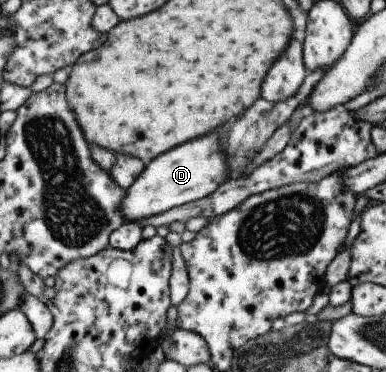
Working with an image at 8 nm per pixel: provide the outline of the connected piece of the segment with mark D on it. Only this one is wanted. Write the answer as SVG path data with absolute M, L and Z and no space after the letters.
M210 132L152 158L152 161L144 166L144 170L134 178L134 182L124 189L120 214L124 216L125 221L138 223L144 218L200 200L227 180L228 166L218 148L218 134Z

